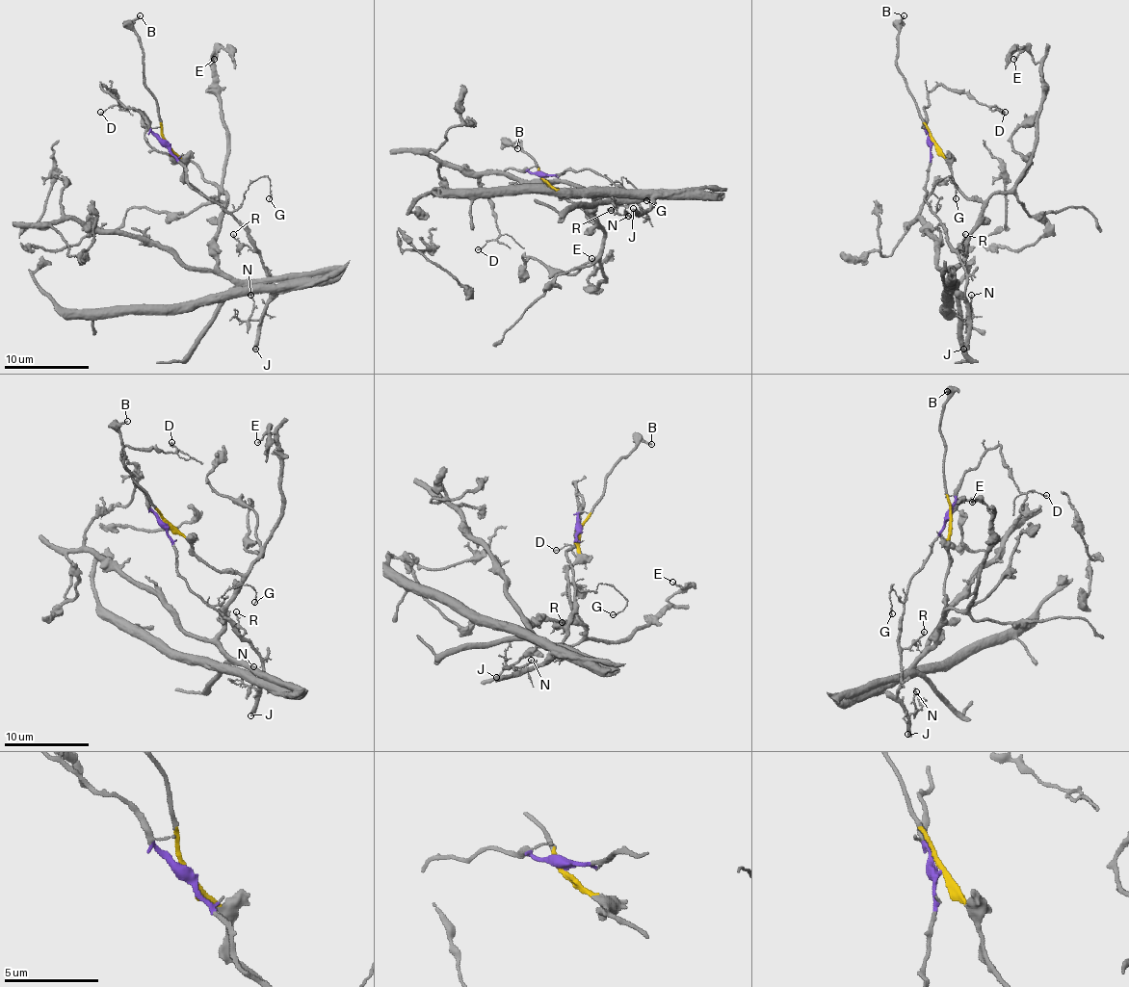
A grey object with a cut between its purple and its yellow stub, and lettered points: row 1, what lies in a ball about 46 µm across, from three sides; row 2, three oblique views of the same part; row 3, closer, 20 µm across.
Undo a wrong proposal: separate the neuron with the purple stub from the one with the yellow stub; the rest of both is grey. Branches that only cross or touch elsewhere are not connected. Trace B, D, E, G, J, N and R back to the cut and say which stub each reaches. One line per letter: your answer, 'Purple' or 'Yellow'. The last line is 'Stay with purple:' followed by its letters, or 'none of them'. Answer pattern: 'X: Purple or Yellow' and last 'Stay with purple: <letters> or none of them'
B: Yellow
D: Purple
E: Yellow
G: Purple
J: Purple
N: Purple
R: Purple
Stay with purple: D, G, J, N, R

